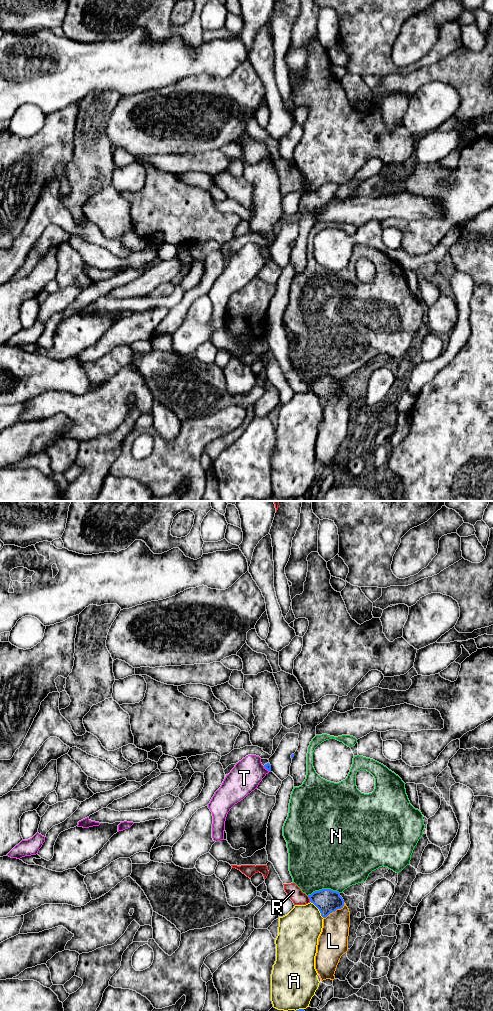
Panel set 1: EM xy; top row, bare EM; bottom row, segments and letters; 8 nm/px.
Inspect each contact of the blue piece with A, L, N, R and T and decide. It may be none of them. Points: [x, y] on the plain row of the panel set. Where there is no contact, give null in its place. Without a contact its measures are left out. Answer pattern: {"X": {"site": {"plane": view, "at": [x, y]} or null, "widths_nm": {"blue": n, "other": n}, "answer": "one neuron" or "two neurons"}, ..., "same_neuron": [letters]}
{"A": {"site": {"plane": "xy", "at": [319, 398]}, "widths_nm": {"blue": 190, "other": 340}, "answer": "two neurons"}, "L": {"site": {"plane": "xy", "at": [334, 399]}, "widths_nm": {"blue": 190, "other": 240}, "answer": "two neurons"}, "N": {"site": {"plane": "xy", "at": [323, 377]}, "widths_nm": {"blue": 190, "other": 500}, "answer": "two neurons"}, "R": {"site": {"plane": "xy", "at": [309, 386]}, "widths_nm": {"blue": 190, "other": 110}, "answer": "two neurons"}, "T": {"site": {"plane": "xy", "at": [267, 257]}, "widths_nm": {"blue": 50, "other": 240}, "answer": "two neurons"}, "same_neuron": []}

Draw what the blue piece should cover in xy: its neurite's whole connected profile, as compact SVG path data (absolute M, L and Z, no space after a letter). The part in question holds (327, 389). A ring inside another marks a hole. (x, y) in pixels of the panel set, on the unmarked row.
M322 377L308 383L310 390L320 399L321 404L326 406L330 401L341 397L344 394L344 388L340 381L331 377Z

